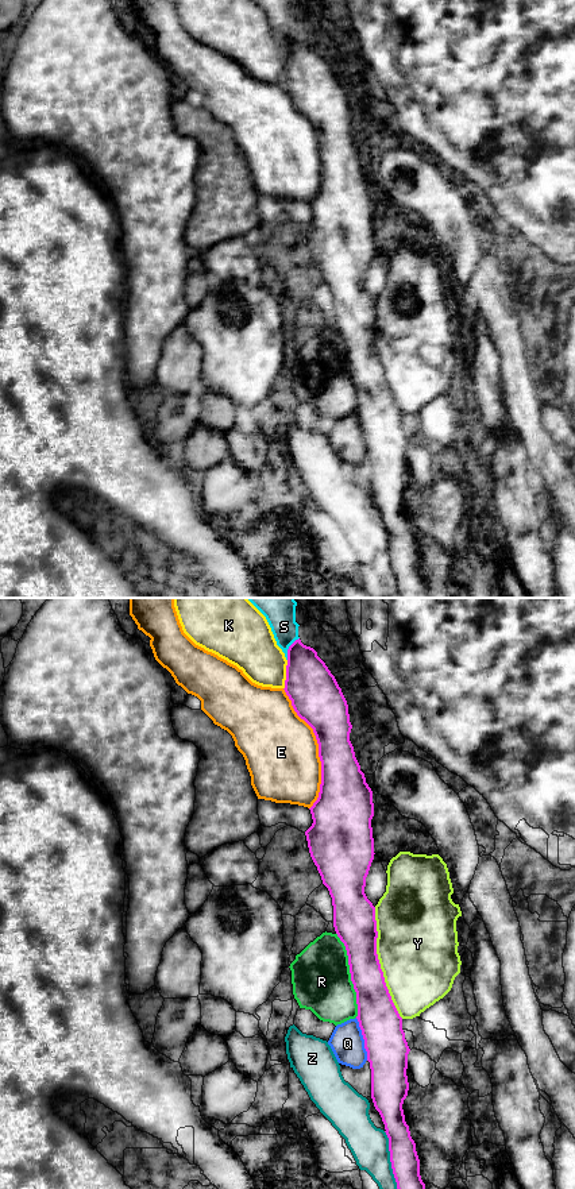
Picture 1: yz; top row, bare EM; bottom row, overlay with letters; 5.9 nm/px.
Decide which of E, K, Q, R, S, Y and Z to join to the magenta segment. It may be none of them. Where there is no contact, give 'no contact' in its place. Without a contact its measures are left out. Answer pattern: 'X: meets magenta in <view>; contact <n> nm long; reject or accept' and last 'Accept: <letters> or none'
E: meets magenta in yz; contact 750 nm long; reject
K: meets magenta in yz; contact 180 nm long; reject
Q: meets magenta in yz; contact 260 nm long; reject
R: meets magenta in yz; contact 500 nm long; reject
S: meets magenta in yz; contact 150 nm long; reject
Y: meets magenta in yz; contact 700 nm long; reject
Z: meets magenta in yz; contact 440 nm long; reject
Accept: none

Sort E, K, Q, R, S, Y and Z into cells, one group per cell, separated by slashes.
E / K / Q R / S / Y / Z

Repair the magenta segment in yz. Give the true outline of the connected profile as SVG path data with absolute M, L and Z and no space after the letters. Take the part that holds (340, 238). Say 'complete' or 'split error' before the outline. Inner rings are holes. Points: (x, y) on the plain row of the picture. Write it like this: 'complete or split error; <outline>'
complete; M300 34L288 45L283 85L297 111L313 124L319 139L321 179L319 193L309 204L313 219L305 231L310 252L332 293L335 327L347 345L351 377L356 387L356 414L371 464L371 494L389 533L390 557L400 595L401 598L431 598L420 571L416 538L402 505L409 486L406 464L410 444L402 425L402 413L391 395L377 350L375 302L364 289L366 273L375 250L371 223L374 198L373 186L366 178L350 136L352 120L348 100L325 58Z

